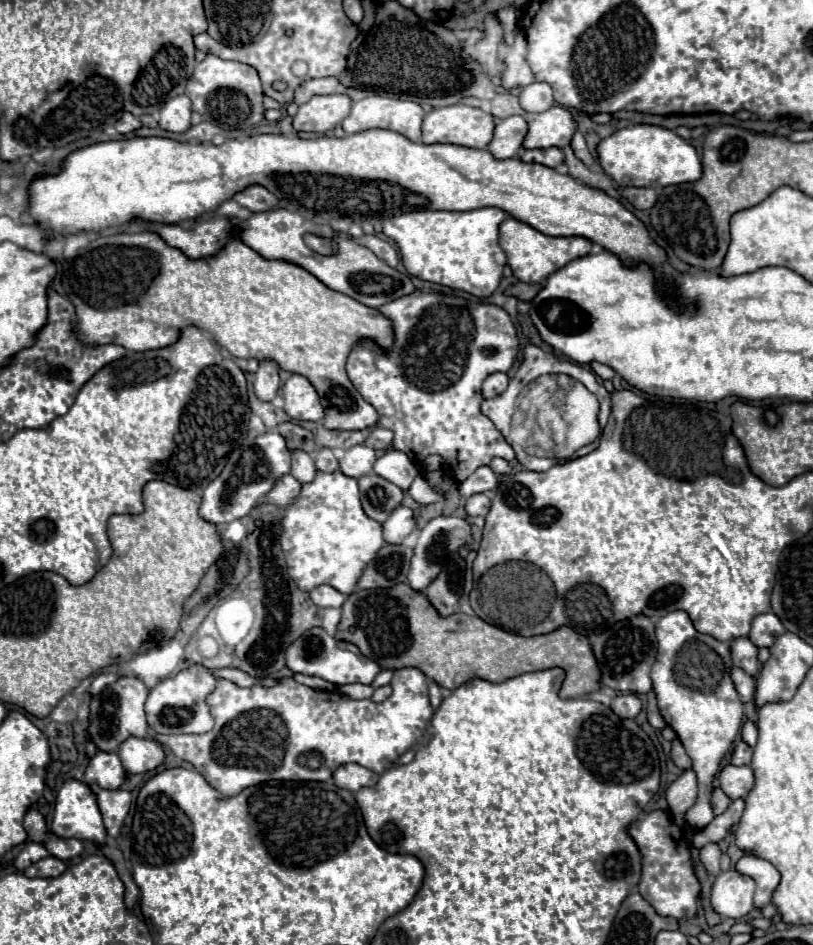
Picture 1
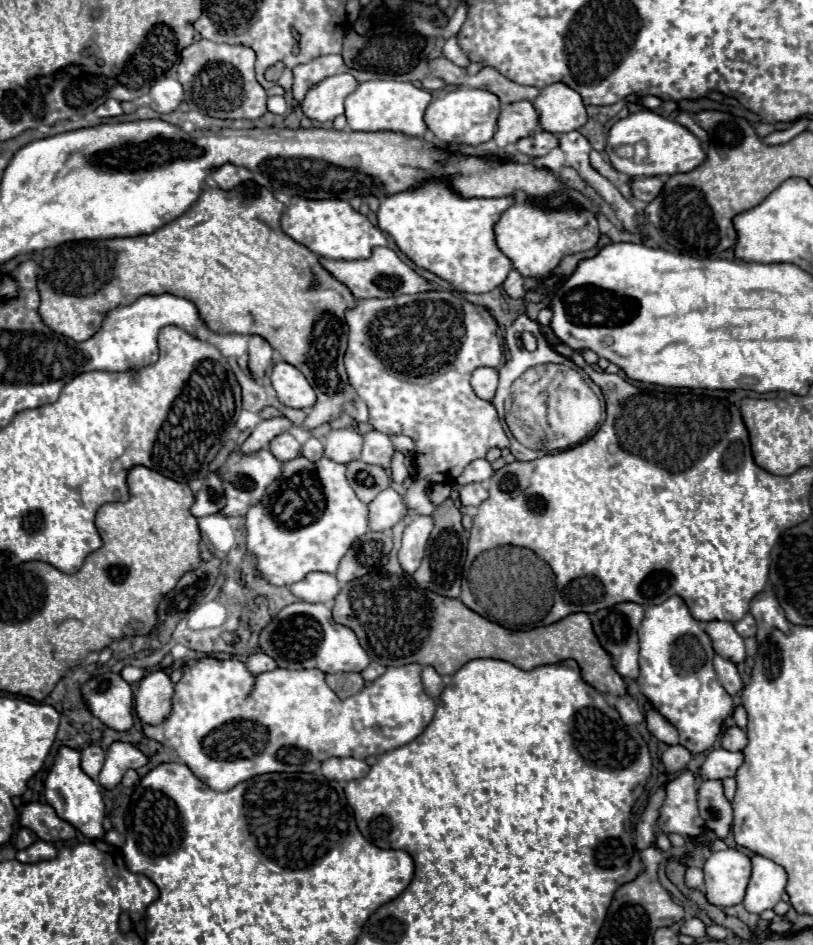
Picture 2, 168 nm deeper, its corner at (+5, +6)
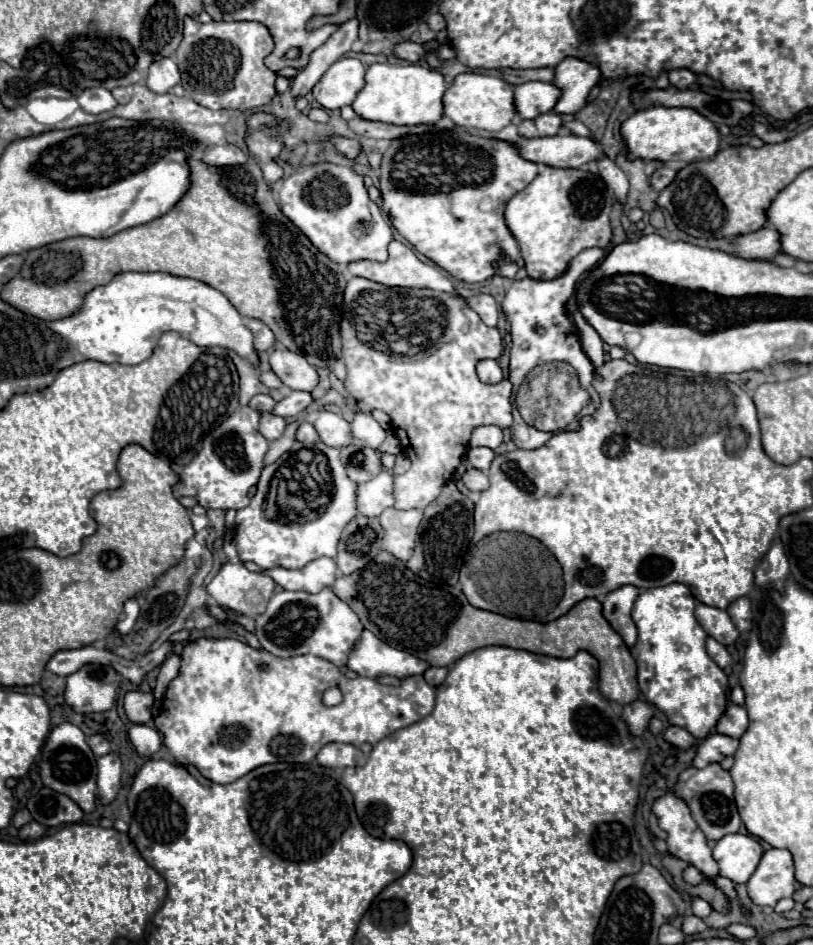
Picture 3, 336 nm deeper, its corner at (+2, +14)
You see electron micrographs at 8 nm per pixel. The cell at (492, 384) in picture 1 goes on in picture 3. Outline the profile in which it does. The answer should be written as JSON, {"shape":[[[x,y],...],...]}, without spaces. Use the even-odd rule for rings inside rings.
{"shape":[[[481,360],[477,364],[477,376],[485,384],[499,384],[503,380],[503,370],[497,360]]]}

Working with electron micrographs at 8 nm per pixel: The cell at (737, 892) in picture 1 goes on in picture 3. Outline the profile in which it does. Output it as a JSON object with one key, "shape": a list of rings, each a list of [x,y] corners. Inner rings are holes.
{"shape":[[[727,834],[713,848],[719,874],[735,884],[745,884],[761,860],[763,848],[749,834]]]}

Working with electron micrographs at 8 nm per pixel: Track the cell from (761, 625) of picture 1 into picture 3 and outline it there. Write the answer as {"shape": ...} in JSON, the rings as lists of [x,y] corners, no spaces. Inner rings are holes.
{"shape":[[[739,598],[727,608],[731,620],[739,628],[739,632],[747,632],[751,628],[751,600],[749,598]]]}

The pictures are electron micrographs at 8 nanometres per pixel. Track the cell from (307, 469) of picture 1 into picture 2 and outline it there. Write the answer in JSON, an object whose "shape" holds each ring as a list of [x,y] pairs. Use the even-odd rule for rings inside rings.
{"shape":[[[288,432],[276,436],[276,438],[268,444],[268,450],[270,450],[280,462],[286,462],[286,460],[292,460],[292,458],[300,456],[300,448],[302,448],[300,442],[298,442],[292,434],[288,434]]]}

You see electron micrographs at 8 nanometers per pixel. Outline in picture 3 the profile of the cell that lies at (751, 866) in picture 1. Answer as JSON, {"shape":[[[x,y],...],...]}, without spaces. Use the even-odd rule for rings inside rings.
{"shape":[[[769,848],[747,882],[749,898],[757,906],[775,906],[781,898],[791,898],[795,892],[793,858],[789,850]]]}

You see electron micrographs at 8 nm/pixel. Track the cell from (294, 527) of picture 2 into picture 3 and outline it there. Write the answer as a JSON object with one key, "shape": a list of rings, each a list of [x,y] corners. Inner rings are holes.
{"shape":[[[295,442],[293,448],[285,452],[275,464],[263,468],[251,504],[237,512],[235,534],[237,534],[239,558],[243,562],[255,562],[261,568],[277,566],[287,570],[303,568],[311,560],[317,560],[321,556],[335,558],[343,528],[357,516],[355,492],[357,492],[357,484],[345,474],[337,448],[331,448],[323,442],[315,442],[313,446]]]}

